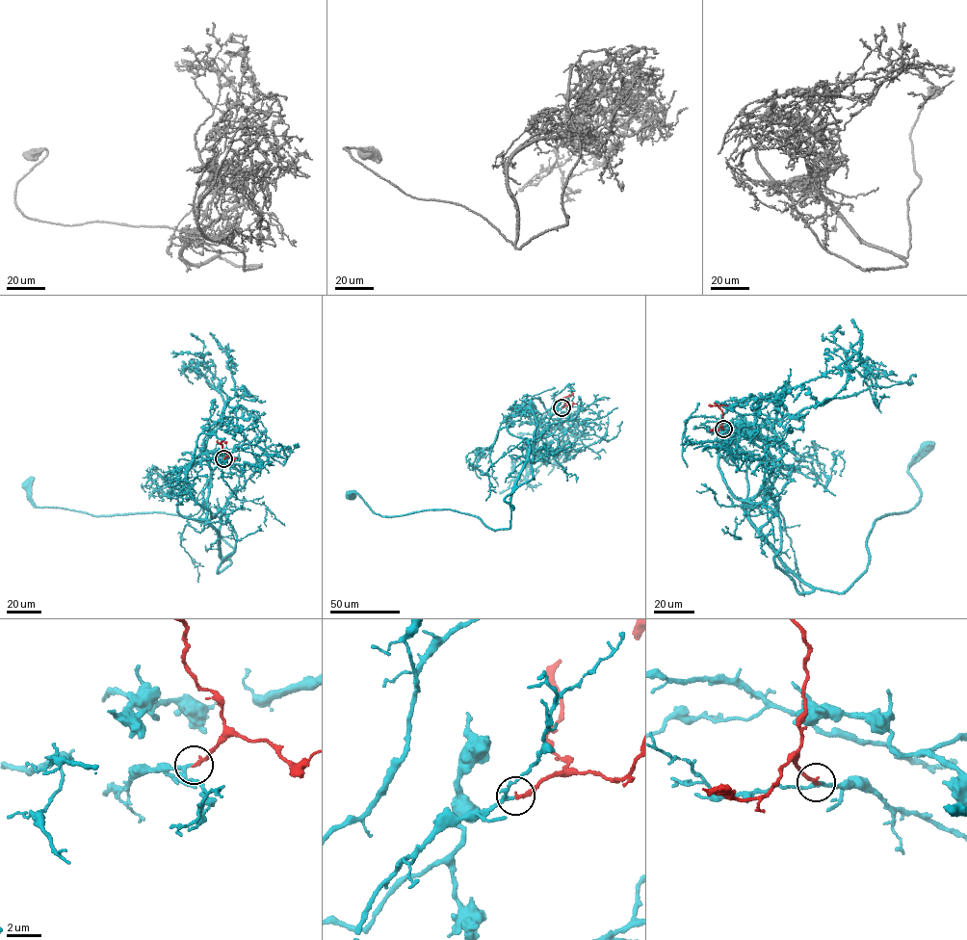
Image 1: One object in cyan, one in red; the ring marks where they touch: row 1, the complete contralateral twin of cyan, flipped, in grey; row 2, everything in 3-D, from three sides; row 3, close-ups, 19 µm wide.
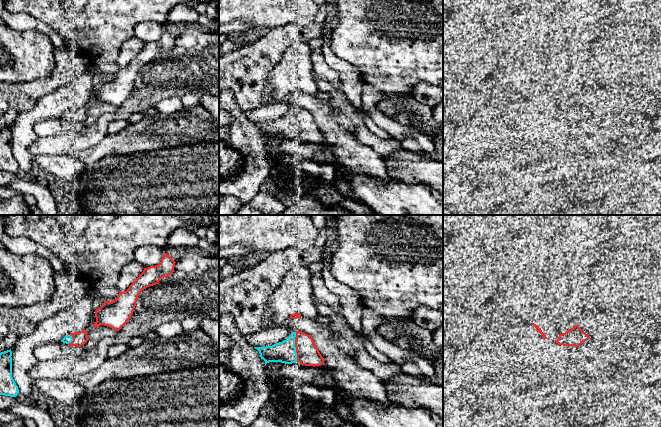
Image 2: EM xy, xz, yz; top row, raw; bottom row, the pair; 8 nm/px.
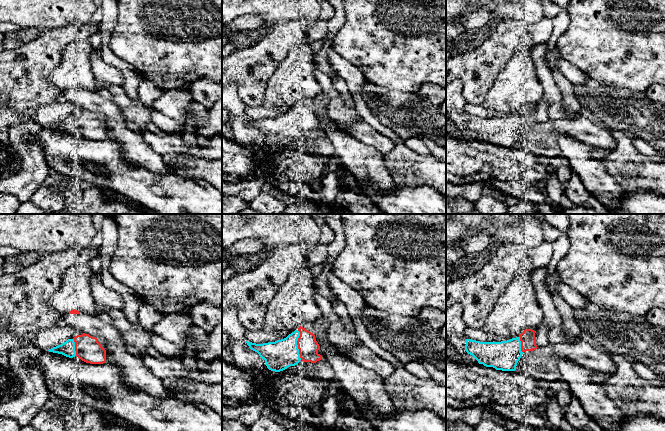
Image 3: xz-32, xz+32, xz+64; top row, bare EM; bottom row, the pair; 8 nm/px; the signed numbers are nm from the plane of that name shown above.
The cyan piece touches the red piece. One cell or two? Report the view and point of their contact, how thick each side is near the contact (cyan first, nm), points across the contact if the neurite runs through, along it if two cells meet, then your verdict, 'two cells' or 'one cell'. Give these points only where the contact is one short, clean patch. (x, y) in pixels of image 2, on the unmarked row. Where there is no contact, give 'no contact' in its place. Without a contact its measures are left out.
xz (294, 122) | 180/180 nm | one cell

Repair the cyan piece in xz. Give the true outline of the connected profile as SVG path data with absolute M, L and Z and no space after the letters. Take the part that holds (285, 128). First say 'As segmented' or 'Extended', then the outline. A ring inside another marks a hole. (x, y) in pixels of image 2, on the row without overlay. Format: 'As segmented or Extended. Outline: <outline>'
Extended. Outline: M295 107L286 116L272 122L254 124L259 127L265 141L269 138L292 140L296 137L301 141L313 143L324 140L324 134L313 114L302 107Z

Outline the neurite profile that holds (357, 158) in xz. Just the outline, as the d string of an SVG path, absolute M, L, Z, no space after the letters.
M302 92L290 95L290 104L302 107L313 114L324 134L324 141L333 147L339 162L350 173L367 174L382 182L388 180L384 158L371 147L360 143L345 125L339 124L332 118L336 109L330 105L329 100Z

